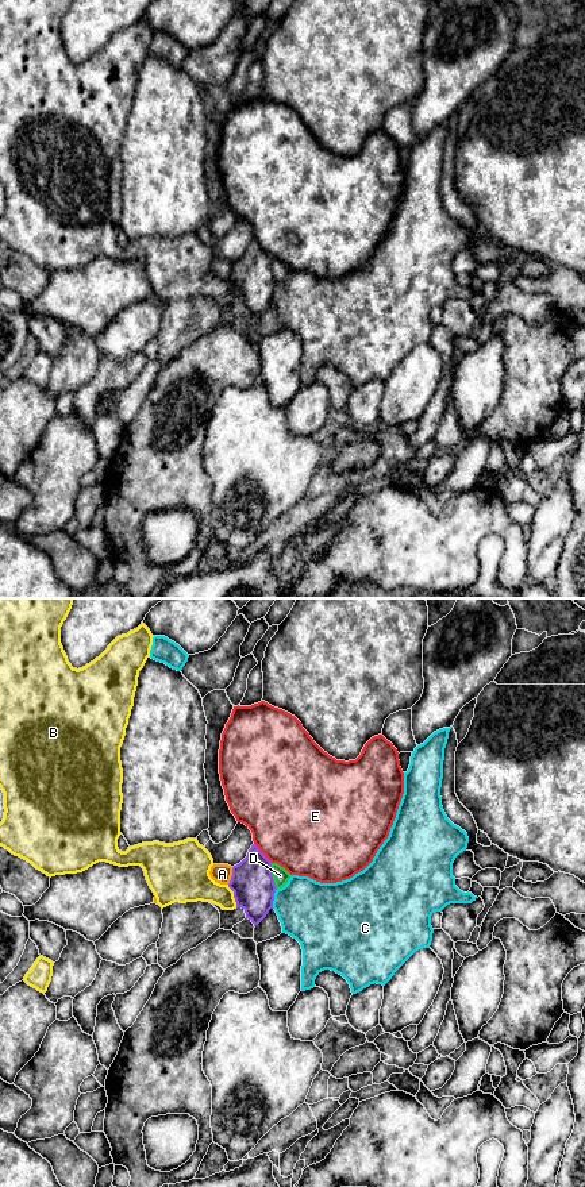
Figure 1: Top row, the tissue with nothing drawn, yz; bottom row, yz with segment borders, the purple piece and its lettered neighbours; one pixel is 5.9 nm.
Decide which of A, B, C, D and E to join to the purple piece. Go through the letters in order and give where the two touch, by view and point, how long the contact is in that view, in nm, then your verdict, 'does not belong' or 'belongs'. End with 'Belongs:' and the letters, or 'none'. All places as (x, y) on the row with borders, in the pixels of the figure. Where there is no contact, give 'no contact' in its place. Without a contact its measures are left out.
A: yz (233, 875) | 110 nm | does not belong
B: yz (234, 895) | 150 nm | does not belong
C: yz (273, 898) | 120 nm | does not belong
D: yz (270, 875) | 160 nm | does not belong
E: yz (261, 852) | 160 nm | does not belong
Belongs: none

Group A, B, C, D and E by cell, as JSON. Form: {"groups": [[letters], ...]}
{"groups": [["A"], ["B"], ["C"], ["D"], ["E"]]}

